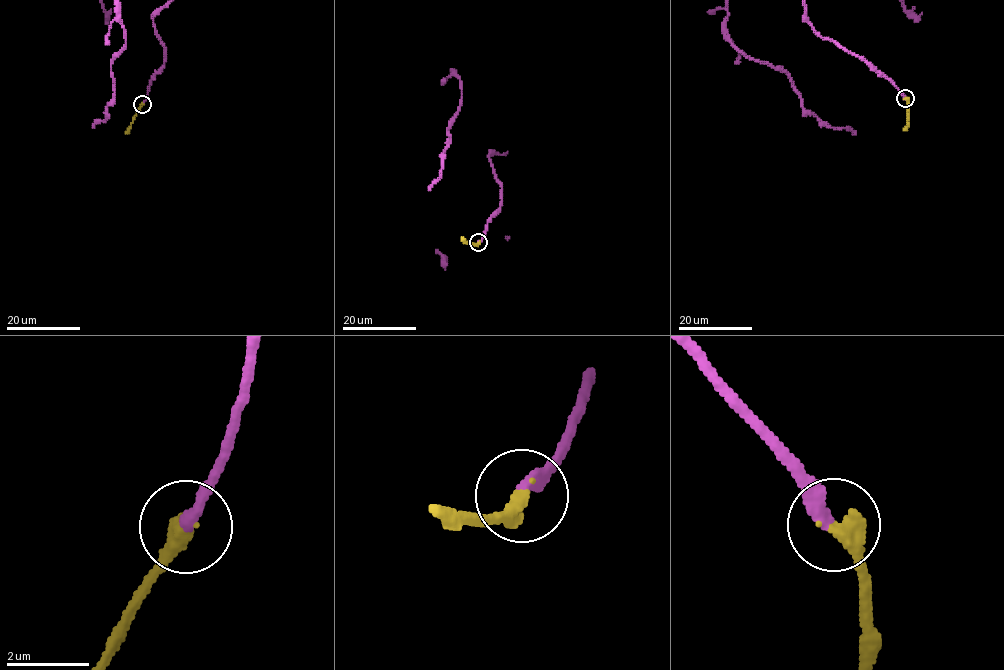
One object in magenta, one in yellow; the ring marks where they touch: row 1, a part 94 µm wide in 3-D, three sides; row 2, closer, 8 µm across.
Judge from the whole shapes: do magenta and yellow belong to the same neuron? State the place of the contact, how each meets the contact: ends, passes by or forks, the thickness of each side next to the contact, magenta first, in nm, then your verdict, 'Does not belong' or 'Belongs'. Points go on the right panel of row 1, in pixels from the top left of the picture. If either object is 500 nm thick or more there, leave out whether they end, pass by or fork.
Place: (905, 98). At the ring magenta ends. At the ring yellow ends. Thickness 320 nm (magenta) against 420 nm. Belongs

